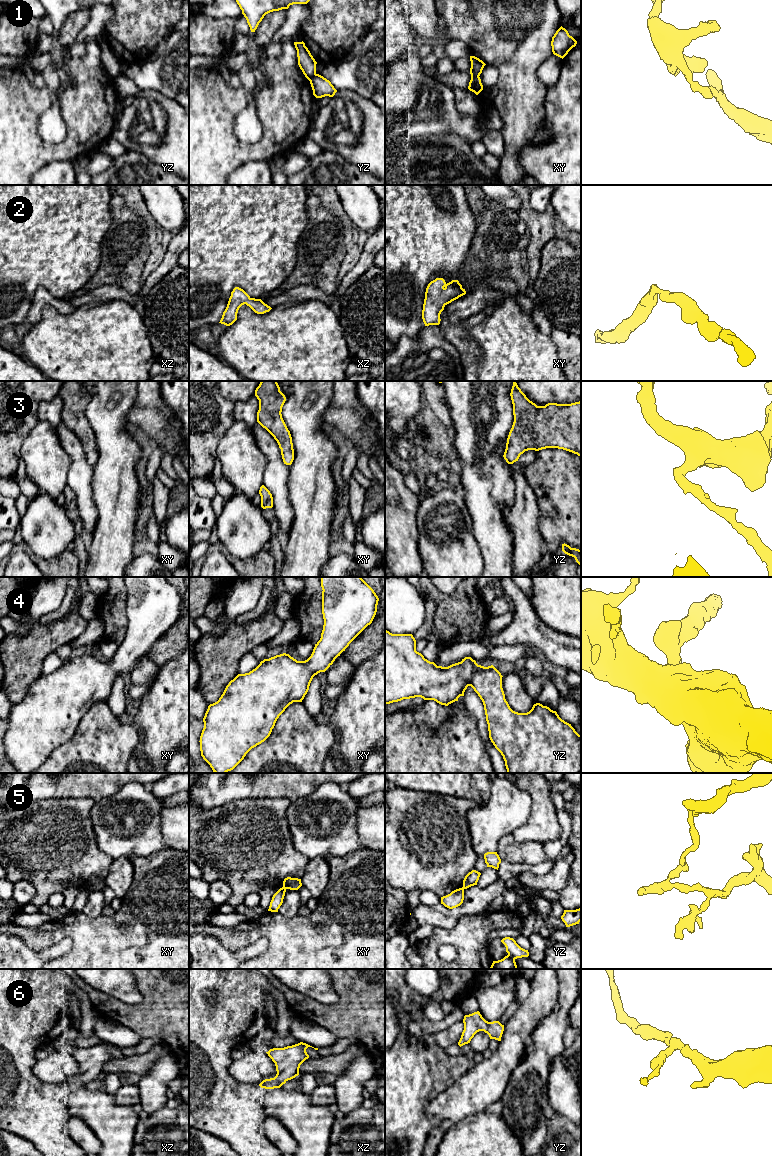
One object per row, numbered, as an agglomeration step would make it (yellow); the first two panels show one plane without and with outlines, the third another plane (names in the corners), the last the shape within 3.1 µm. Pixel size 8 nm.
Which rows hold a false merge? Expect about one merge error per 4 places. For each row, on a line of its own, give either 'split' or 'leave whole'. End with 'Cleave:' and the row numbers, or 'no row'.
1: split
2: leave whole
3: leave whole
4: leave whole
5: split
6: leave whole
Cleave: 1, 5

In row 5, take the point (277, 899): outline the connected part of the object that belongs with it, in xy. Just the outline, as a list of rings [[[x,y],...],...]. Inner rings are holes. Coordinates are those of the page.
[[[282,887],[273,895],[268,911],[278,912],[278,909],[283,903],[285,892],[286,889]]]

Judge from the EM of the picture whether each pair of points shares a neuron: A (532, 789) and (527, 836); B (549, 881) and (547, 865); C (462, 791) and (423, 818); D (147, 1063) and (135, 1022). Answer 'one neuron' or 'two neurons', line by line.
A: one neuron
B: two neurons
C: two neurons
D: two neurons

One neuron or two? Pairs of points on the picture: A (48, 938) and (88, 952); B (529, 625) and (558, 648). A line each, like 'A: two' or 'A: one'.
A: one
B: one

